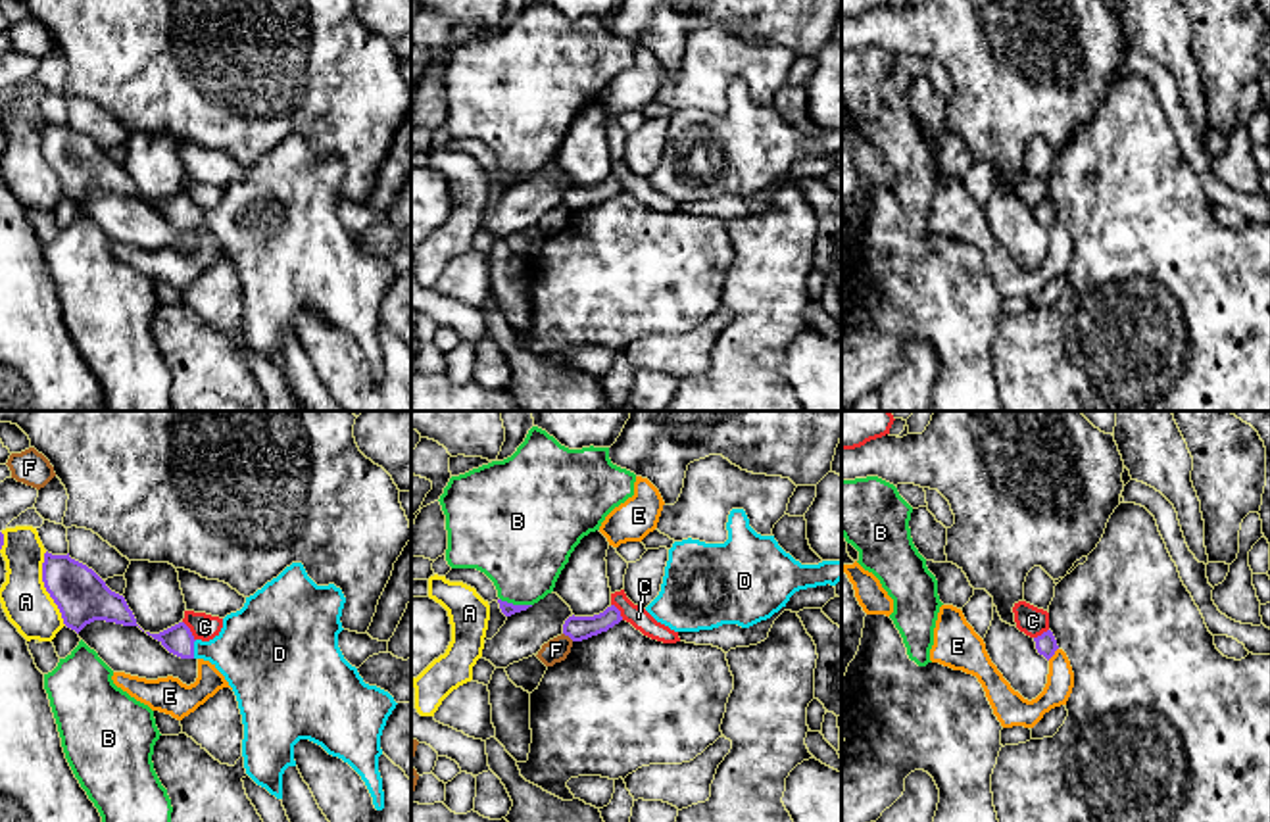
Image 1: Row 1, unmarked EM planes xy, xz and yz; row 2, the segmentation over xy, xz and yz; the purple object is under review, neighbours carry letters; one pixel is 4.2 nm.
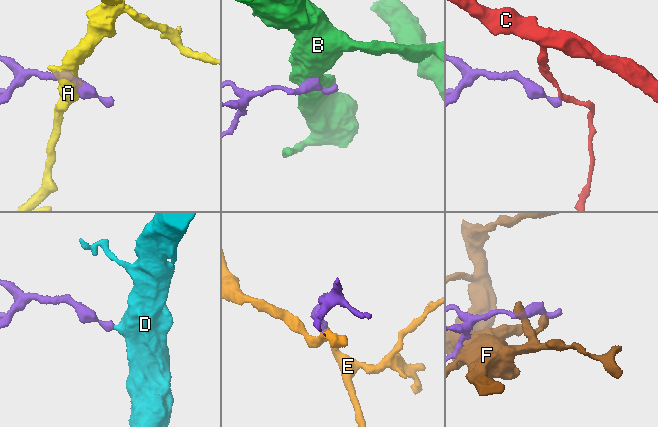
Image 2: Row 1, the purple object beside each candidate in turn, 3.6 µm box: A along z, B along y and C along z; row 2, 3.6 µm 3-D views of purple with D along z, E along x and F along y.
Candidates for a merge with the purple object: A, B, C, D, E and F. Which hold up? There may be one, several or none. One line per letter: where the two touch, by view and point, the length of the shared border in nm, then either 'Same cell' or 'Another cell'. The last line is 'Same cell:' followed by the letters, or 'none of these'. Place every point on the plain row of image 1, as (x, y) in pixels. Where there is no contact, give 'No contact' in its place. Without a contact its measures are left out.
A: Touches purple at xy (45, 156). Shared border 320 nm. Another cell
B: Touches purple at xz (515, 175). Shared border 140 nm. Another cell
C: Touches purple at xy (189, 200). Shared border 100 nm. Another cell
D: Touches purple at xy (193, 219). Shared border 80 nm. Same cell
E: Touches purple at yz (1053, 223). Shared border 70 nm. Another cell
F: Touches purple at xz (569, 206). Shared border 60 nm. Another cell
Same cell: D

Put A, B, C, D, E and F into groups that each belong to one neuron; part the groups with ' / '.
A / B / C / D / E / F

